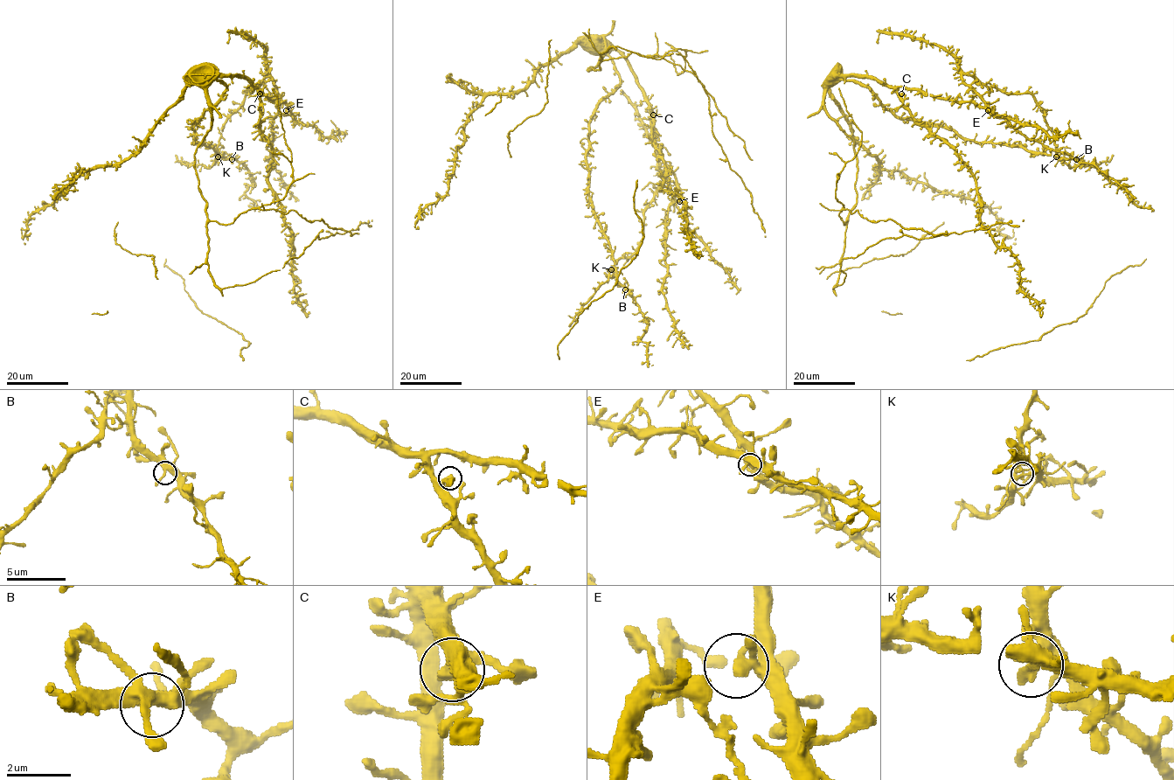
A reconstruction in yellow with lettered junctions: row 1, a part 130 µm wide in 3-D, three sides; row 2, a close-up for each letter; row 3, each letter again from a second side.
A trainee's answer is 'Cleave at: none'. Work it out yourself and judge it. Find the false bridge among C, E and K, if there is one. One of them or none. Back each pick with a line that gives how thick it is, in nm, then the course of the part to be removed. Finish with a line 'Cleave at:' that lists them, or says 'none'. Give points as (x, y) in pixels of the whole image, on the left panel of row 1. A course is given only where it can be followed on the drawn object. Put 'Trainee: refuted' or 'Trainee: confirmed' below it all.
Cleave at: none
Trainee: confirmed

